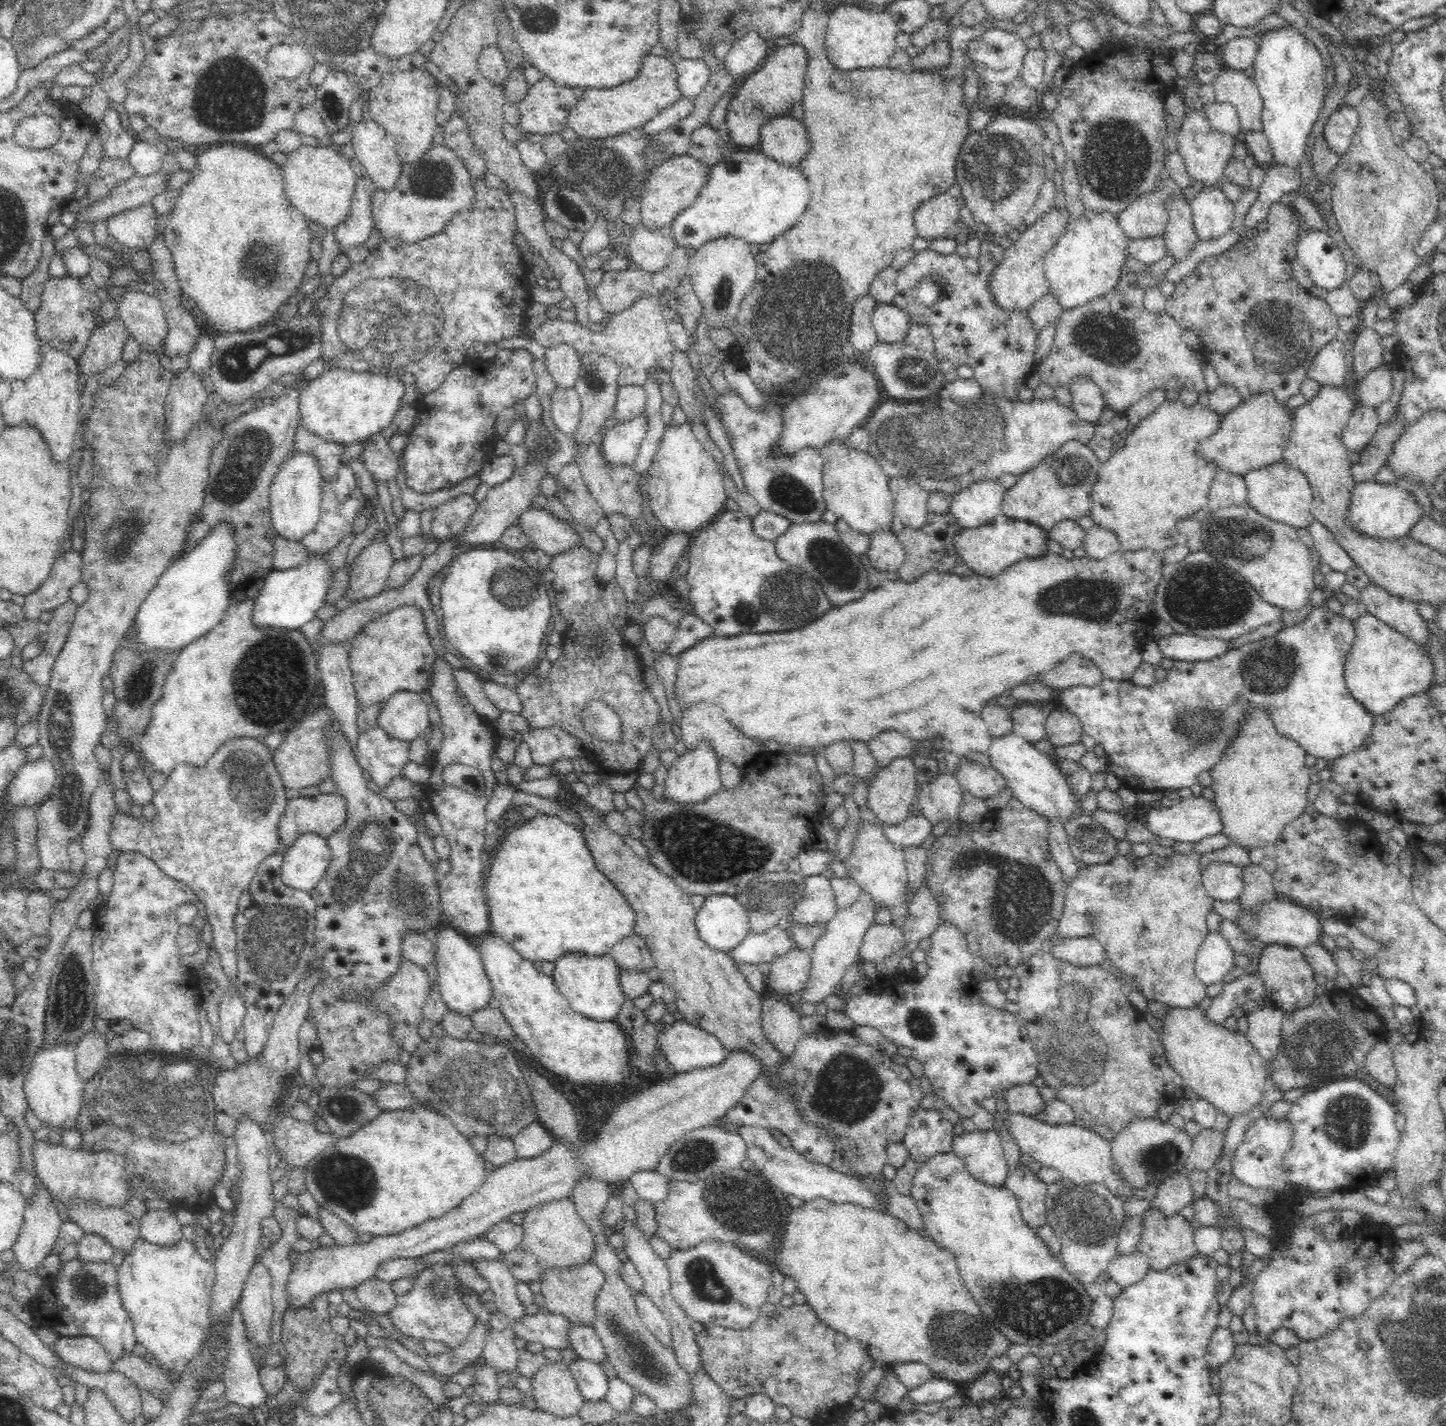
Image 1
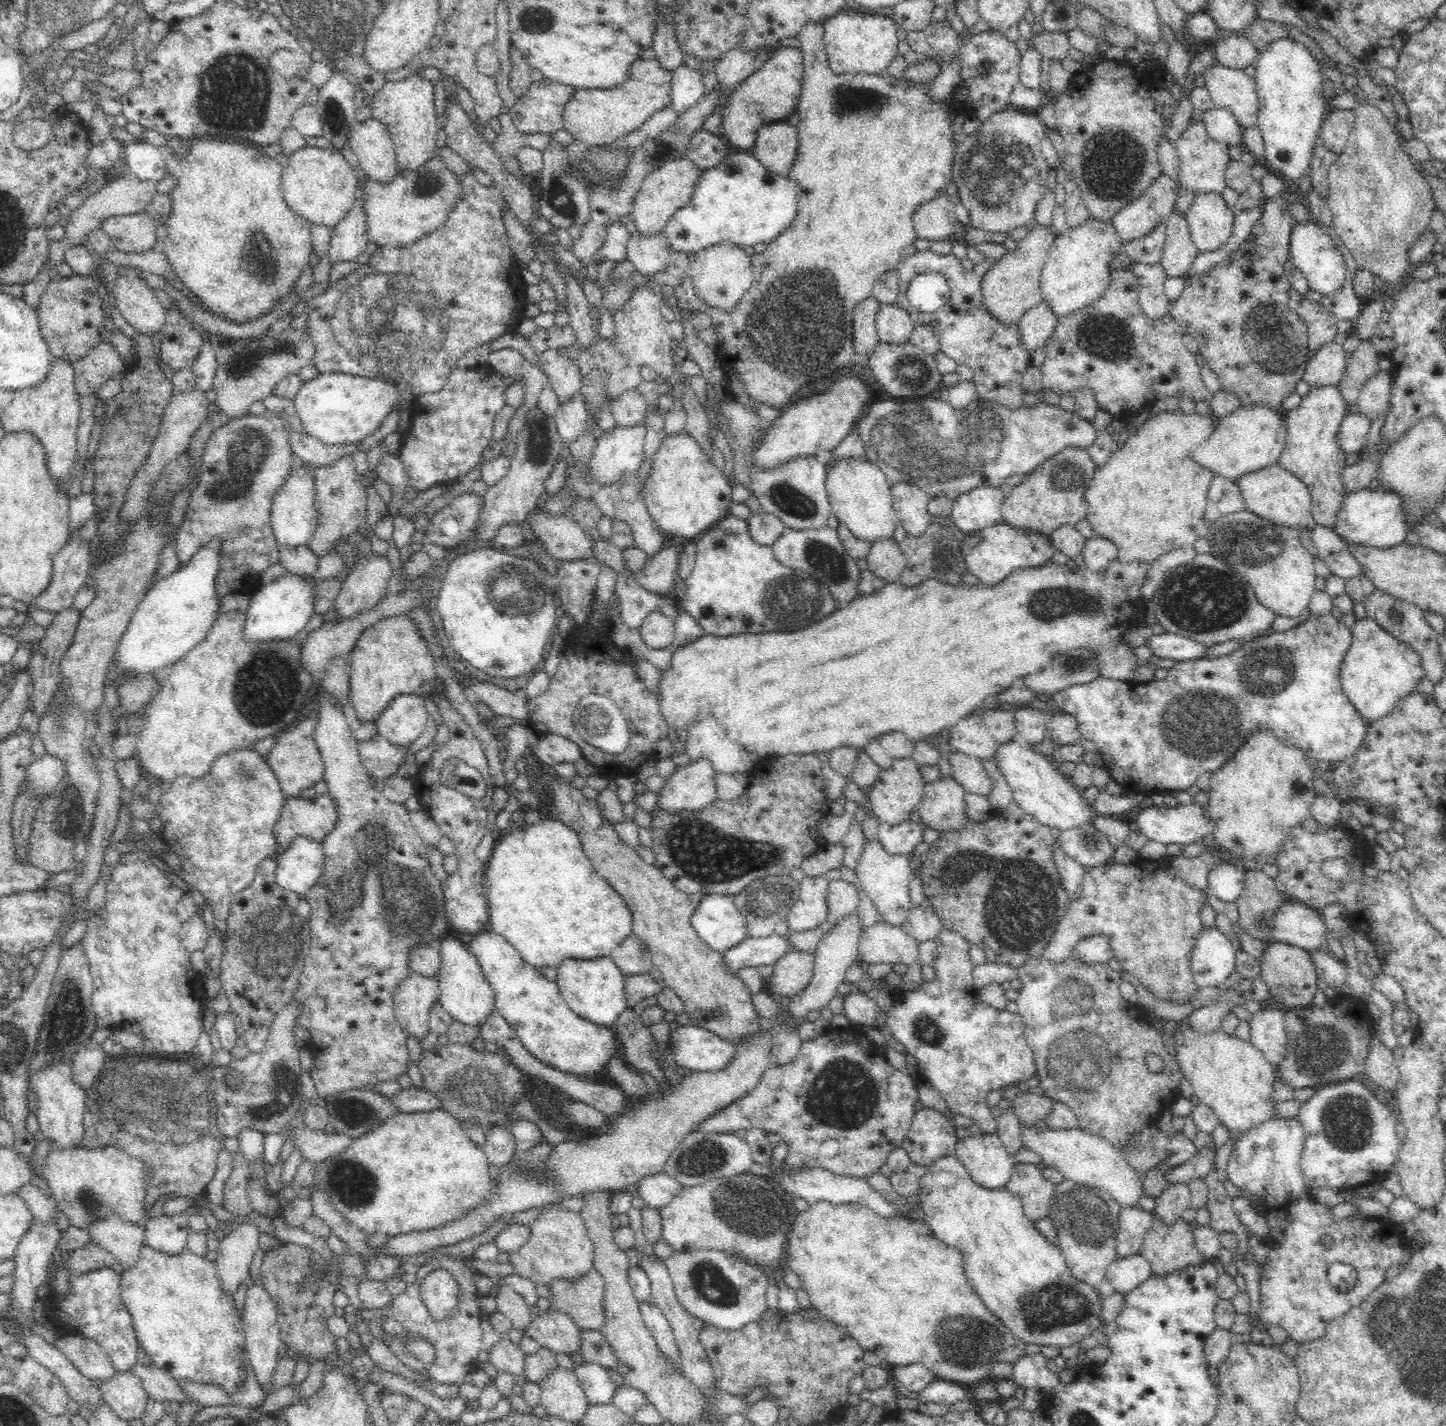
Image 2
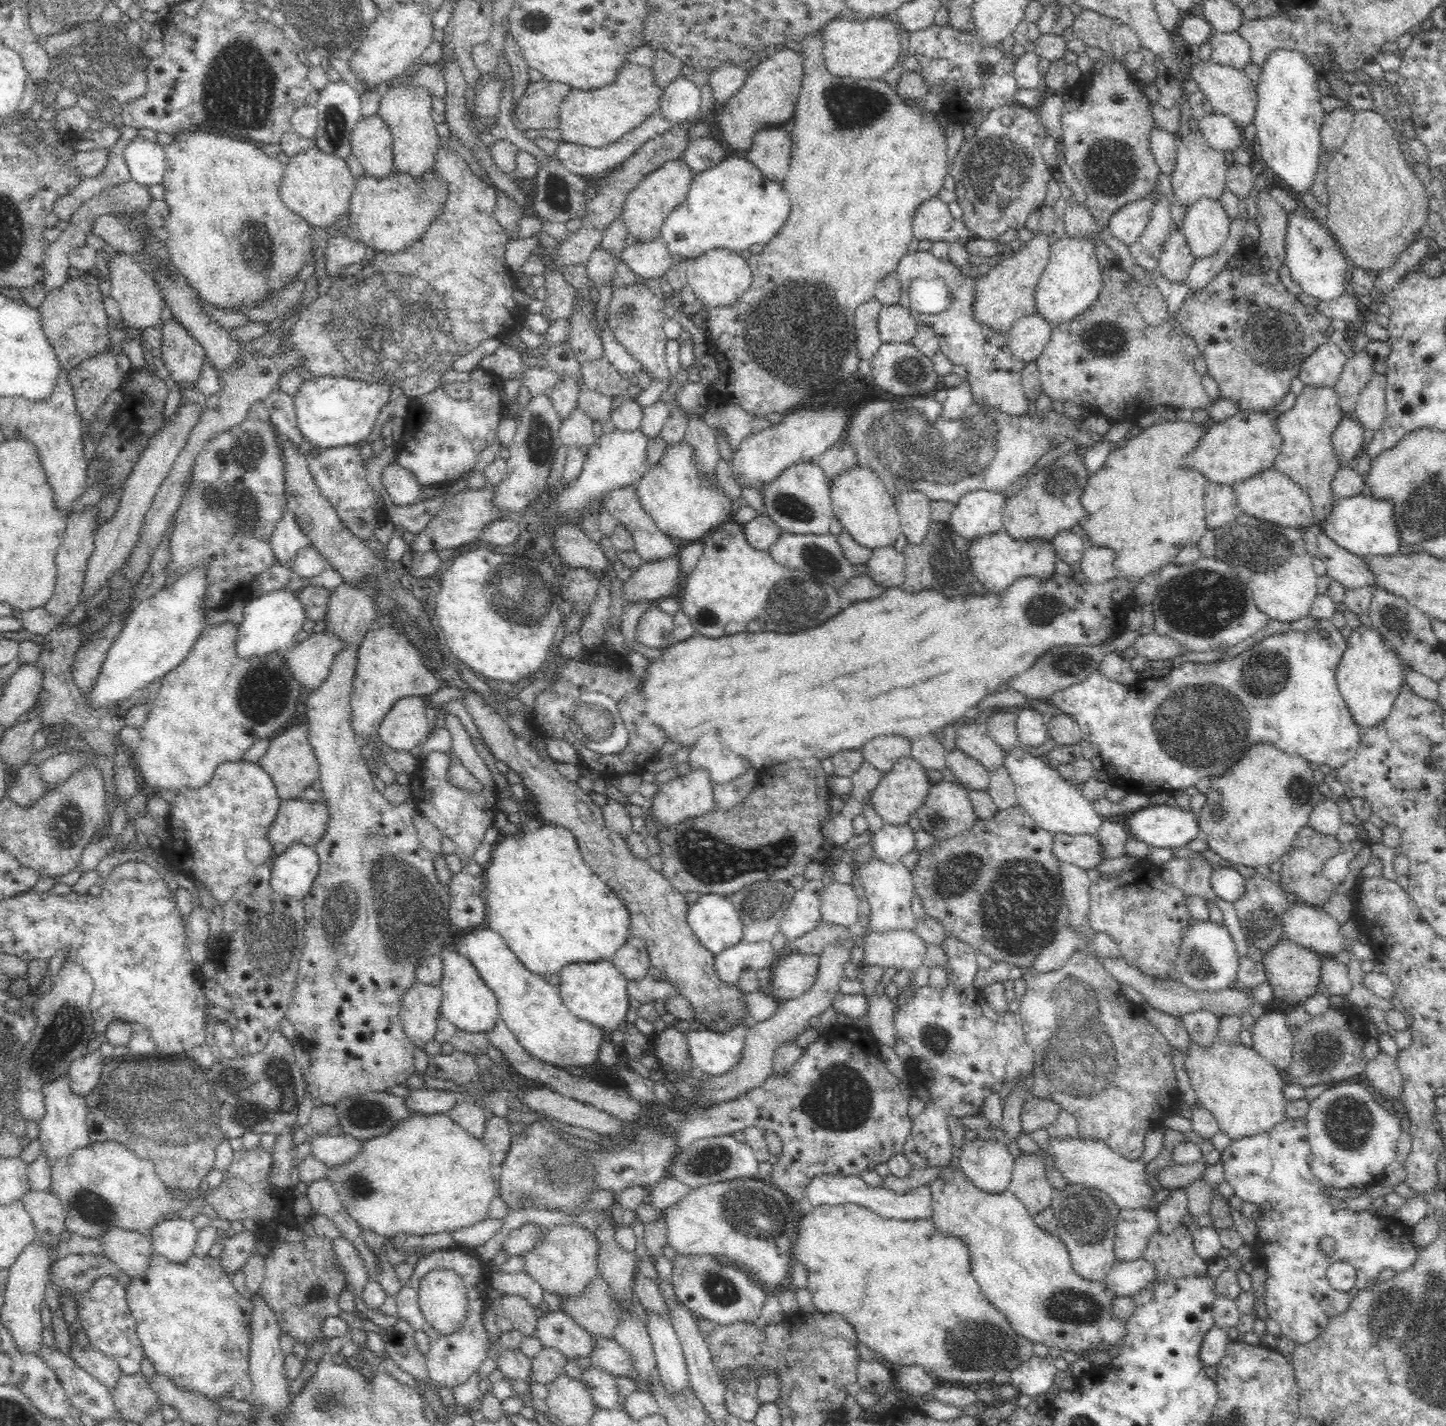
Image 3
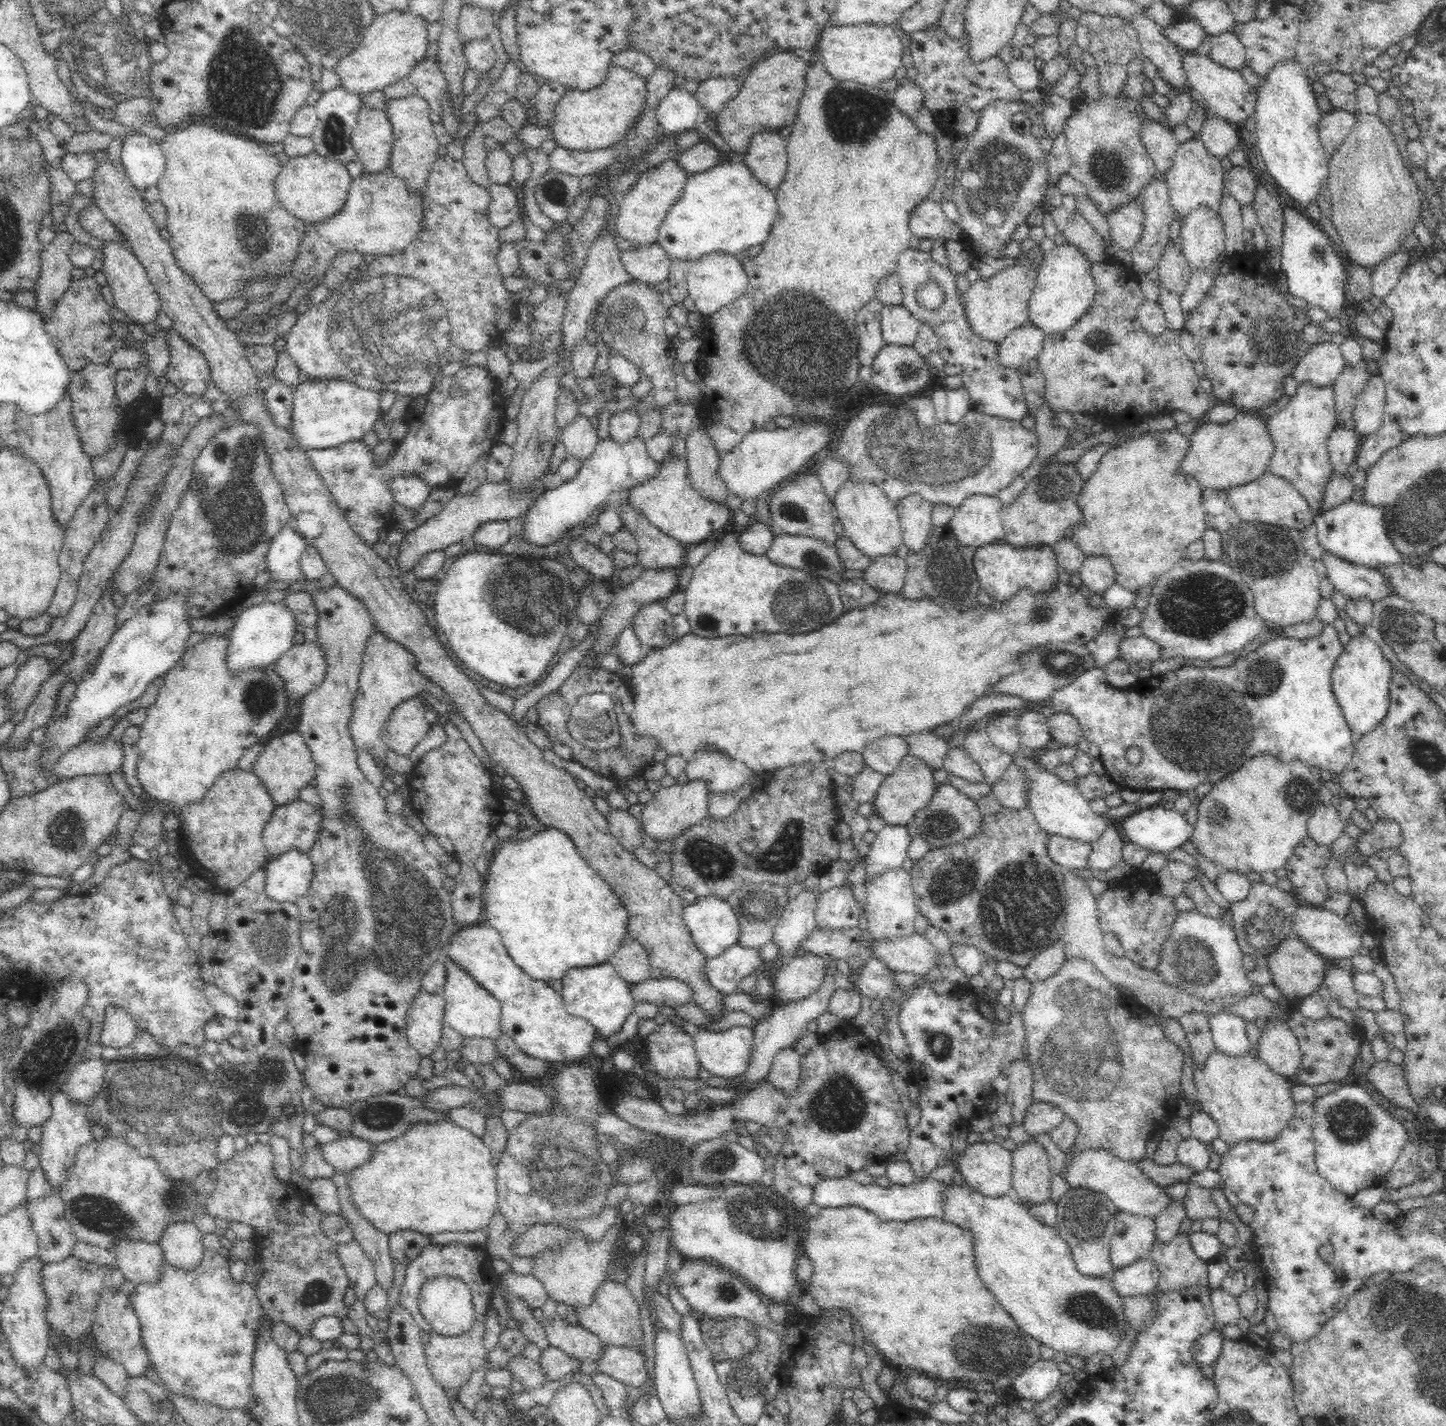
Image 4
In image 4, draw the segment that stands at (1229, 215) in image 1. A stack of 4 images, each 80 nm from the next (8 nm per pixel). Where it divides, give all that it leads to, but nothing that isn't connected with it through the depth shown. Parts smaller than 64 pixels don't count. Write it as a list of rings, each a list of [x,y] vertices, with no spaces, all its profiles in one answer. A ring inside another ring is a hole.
[[[1200,204],[1181,224],[1178,241],[1189,267],[1208,270],[1224,252],[1225,234],[1220,212]]]

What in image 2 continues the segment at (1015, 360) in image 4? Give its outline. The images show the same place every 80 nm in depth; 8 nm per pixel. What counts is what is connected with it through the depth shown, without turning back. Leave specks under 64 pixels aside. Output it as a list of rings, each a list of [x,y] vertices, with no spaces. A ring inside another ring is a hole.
[[[1044,300],[1038,306],[1030,308],[1018,320],[1020,338],[1026,350],[1036,352],[1043,344],[1047,344],[1049,336],[1054,332],[1057,316]]]

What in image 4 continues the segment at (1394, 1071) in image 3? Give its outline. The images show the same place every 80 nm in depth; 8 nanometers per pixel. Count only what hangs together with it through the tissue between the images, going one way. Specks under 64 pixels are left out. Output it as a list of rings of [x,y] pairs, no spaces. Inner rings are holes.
[[[1382,1060],[1382,1062],[1375,1062],[1367,1070],[1367,1077],[1370,1082],[1375,1086],[1376,1090],[1388,1098],[1390,1107],[1398,1104],[1404,1106],[1412,1112],[1420,1112],[1421,1109],[1418,1103],[1414,1101],[1414,1097],[1410,1095],[1406,1077],[1402,1072],[1402,1068],[1394,1065],[1389,1060]]]

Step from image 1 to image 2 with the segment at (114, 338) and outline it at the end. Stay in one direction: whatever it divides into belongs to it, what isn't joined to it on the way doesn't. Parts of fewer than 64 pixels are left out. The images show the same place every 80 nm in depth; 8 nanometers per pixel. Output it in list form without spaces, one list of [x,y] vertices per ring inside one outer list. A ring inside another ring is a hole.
[[[101,339],[86,356],[73,363],[73,369],[74,386],[79,397],[96,393],[102,383],[126,370],[118,351],[111,343]]]

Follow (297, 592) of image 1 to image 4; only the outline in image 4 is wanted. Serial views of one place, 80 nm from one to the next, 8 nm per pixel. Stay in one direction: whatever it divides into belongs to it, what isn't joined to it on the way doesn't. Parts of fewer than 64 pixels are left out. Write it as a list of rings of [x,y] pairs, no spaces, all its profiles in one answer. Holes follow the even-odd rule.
[[[265,598],[259,605],[252,605],[242,611],[233,622],[225,656],[226,666],[231,672],[242,672],[250,668],[266,668],[275,663],[292,645],[296,634],[293,614],[284,606],[283,600],[267,602]]]

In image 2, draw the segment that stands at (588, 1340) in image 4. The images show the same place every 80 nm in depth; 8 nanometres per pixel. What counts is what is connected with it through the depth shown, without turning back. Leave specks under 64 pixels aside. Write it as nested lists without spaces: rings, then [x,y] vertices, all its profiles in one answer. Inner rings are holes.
[[[548,1310],[533,1316],[532,1322],[522,1330],[522,1334],[536,1340],[541,1347],[571,1355],[580,1350],[580,1330],[567,1314]]]

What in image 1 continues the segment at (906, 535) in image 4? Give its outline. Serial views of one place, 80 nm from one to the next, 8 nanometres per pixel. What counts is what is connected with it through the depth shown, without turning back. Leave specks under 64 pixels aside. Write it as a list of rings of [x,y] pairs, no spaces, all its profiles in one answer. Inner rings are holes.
[[[895,476],[889,478],[889,490],[893,499],[893,514],[904,526],[922,528],[928,514],[929,493],[913,479]]]

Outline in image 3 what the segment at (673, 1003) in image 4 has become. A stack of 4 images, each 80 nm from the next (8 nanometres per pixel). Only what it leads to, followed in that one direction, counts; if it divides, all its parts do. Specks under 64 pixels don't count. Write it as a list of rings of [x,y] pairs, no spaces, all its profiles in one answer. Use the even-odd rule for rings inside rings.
[[[649,975],[644,979],[630,981],[627,985],[627,993],[630,1006],[628,1006],[628,1012],[626,1012],[626,1016],[624,1017],[625,1023],[614,1030],[609,1036],[609,1040],[618,1046],[624,1042],[626,1032],[634,1025],[634,1021],[638,1016],[638,1007],[641,1004],[654,1003],[656,1000],[664,1002],[664,1000],[668,1000],[668,998],[679,994],[676,985],[662,978],[654,980]]]

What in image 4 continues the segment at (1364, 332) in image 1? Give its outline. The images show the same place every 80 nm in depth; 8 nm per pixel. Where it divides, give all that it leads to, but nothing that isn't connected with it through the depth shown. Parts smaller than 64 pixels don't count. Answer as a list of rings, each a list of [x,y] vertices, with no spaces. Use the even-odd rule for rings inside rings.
[[[1361,357],[1361,359],[1357,359],[1356,366],[1345,366],[1340,376],[1332,383],[1339,426],[1351,422],[1358,396],[1371,377],[1364,361],[1366,359]]]

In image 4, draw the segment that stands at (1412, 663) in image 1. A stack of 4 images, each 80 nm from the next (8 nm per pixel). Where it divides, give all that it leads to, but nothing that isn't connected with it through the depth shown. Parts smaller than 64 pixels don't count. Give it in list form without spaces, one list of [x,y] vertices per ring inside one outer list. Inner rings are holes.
[[[1360,633],[1343,645],[1343,651],[1331,670],[1331,687],[1347,727],[1357,738],[1374,730],[1386,716],[1390,703],[1389,682],[1392,665],[1384,658],[1380,647],[1367,635]]]

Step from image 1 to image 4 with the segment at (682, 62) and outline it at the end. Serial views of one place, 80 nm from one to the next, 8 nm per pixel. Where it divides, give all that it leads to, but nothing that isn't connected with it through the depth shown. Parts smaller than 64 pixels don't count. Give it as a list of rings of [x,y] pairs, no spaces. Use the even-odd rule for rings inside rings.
[[[684,84],[680,89],[670,90],[656,110],[659,136],[678,136],[694,129],[700,108],[695,93],[692,95]]]

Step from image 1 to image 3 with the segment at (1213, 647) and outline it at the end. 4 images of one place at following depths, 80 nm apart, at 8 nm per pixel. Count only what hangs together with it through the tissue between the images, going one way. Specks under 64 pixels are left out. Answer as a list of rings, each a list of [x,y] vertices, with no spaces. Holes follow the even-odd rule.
[[[1156,632],[1140,635],[1130,646],[1146,662],[1149,660],[1166,660],[1166,658],[1174,658],[1189,652],[1185,646],[1181,646],[1173,638],[1160,636]]]

